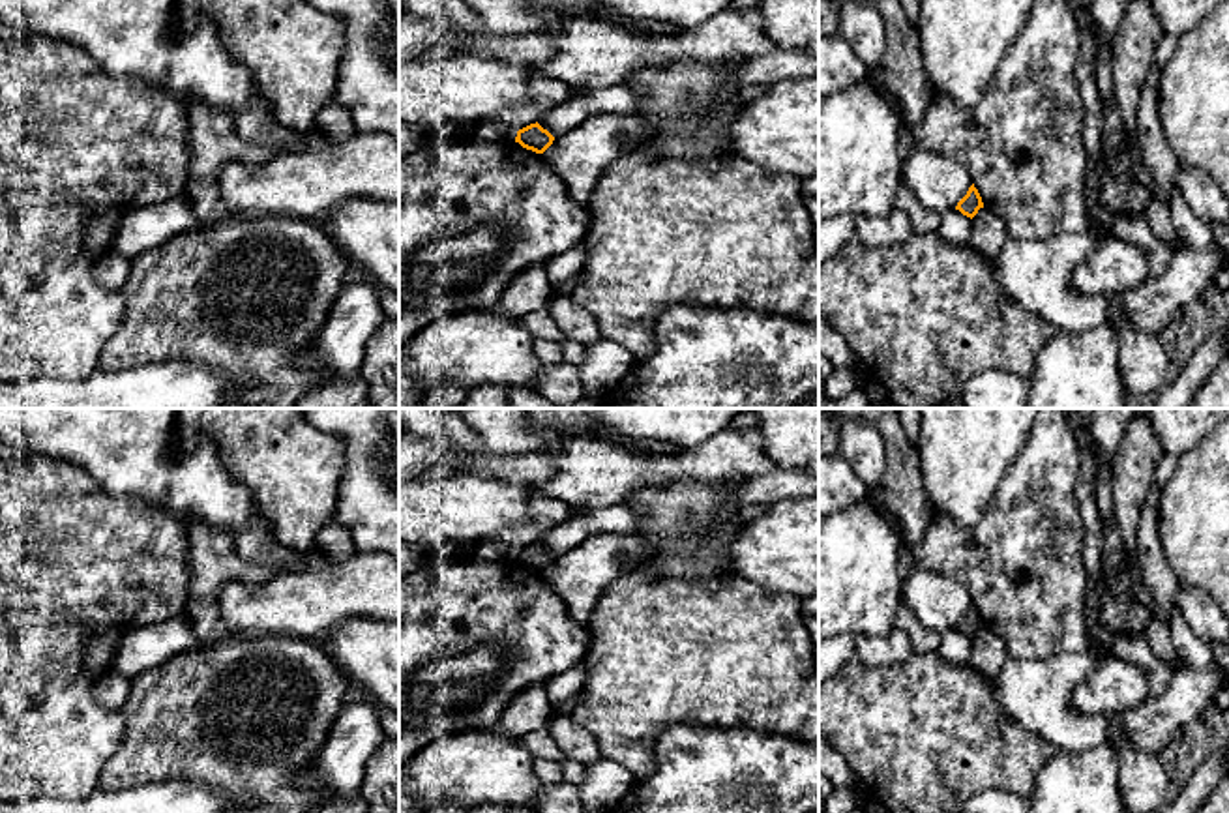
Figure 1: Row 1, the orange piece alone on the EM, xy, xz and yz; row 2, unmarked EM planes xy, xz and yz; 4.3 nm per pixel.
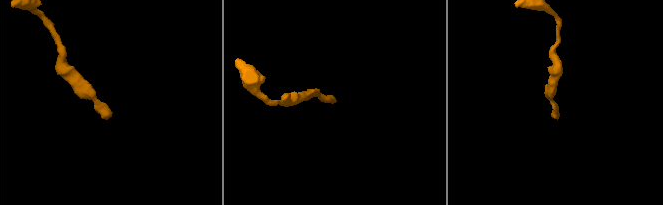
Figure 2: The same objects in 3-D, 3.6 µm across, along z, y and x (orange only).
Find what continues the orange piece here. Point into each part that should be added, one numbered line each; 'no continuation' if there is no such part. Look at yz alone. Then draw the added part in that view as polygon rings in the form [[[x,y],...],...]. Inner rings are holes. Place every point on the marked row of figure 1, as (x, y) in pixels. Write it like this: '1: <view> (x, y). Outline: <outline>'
no continuation

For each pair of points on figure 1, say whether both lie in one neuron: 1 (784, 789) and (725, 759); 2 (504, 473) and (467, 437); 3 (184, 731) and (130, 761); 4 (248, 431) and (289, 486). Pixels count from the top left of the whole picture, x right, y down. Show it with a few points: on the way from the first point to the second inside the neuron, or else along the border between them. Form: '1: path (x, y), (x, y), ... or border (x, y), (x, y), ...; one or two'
1: path (769, 778), (761, 770), (740, 768); one
2: path (493, 467), (473, 448); one
3: path (171, 731), (143, 757); one
4: path (261, 444), (289, 473); one

